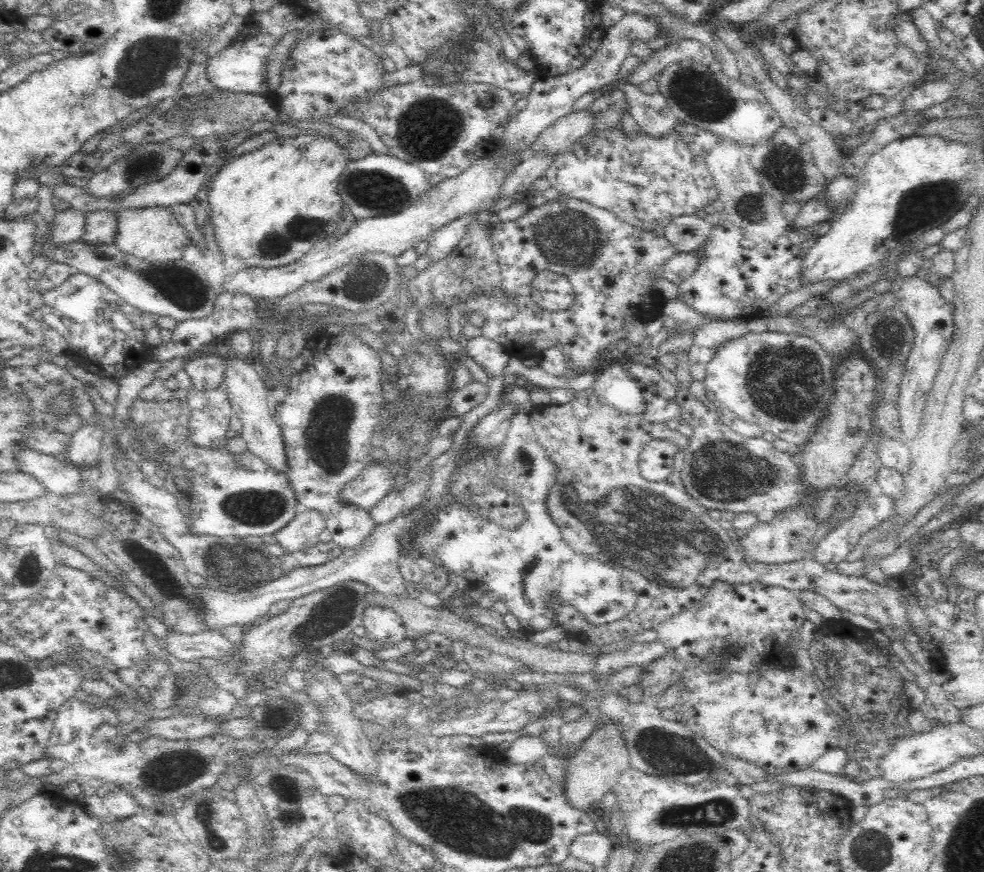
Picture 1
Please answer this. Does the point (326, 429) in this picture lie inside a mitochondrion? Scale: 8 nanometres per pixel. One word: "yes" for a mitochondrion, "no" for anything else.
yes

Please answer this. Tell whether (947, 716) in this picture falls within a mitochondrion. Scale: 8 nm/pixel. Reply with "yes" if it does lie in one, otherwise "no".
no

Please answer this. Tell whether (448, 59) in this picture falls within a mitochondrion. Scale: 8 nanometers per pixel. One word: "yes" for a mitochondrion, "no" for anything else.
yes

